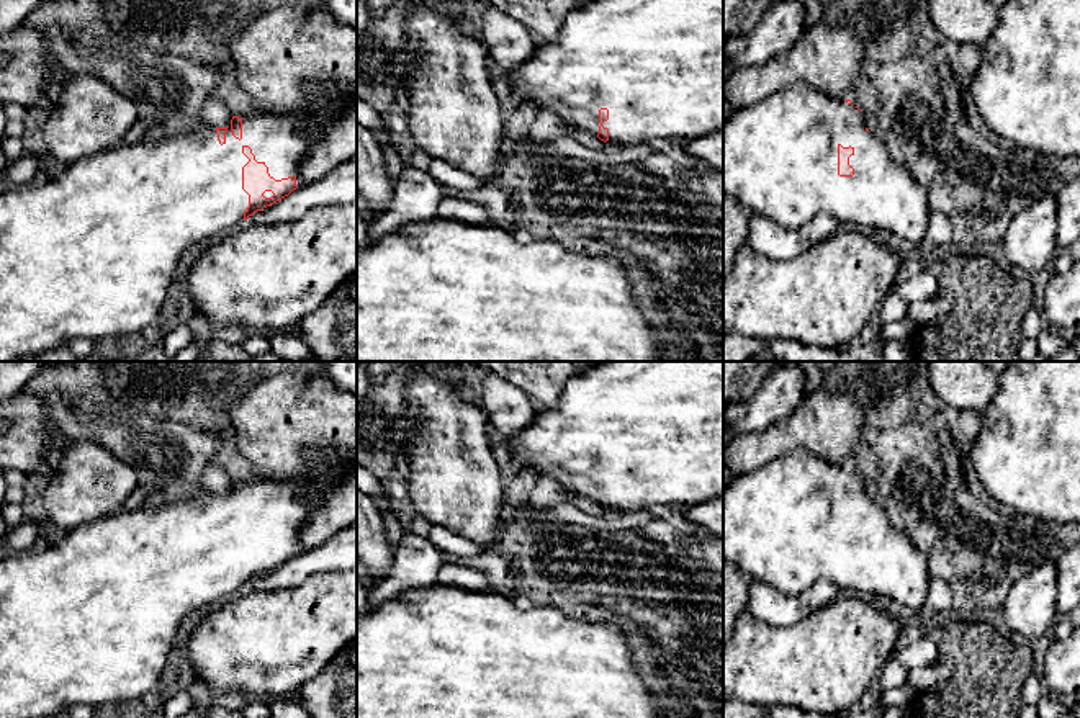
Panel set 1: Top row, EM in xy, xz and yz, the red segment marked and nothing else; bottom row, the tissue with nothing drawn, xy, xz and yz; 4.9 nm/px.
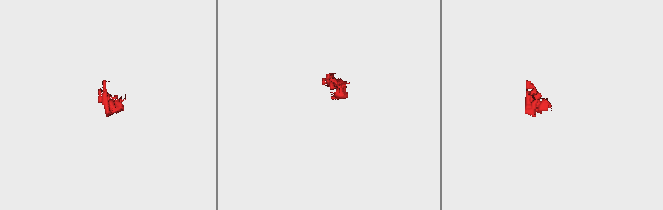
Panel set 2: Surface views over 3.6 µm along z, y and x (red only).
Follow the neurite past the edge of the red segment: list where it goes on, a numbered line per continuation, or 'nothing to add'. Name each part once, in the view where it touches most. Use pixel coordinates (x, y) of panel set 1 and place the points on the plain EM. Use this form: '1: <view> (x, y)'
1: xy (90, 619)

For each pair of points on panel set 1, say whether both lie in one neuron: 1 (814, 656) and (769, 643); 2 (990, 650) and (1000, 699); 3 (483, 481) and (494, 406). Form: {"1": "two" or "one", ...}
{"1": "one", "2": "one", "3": "two"}

